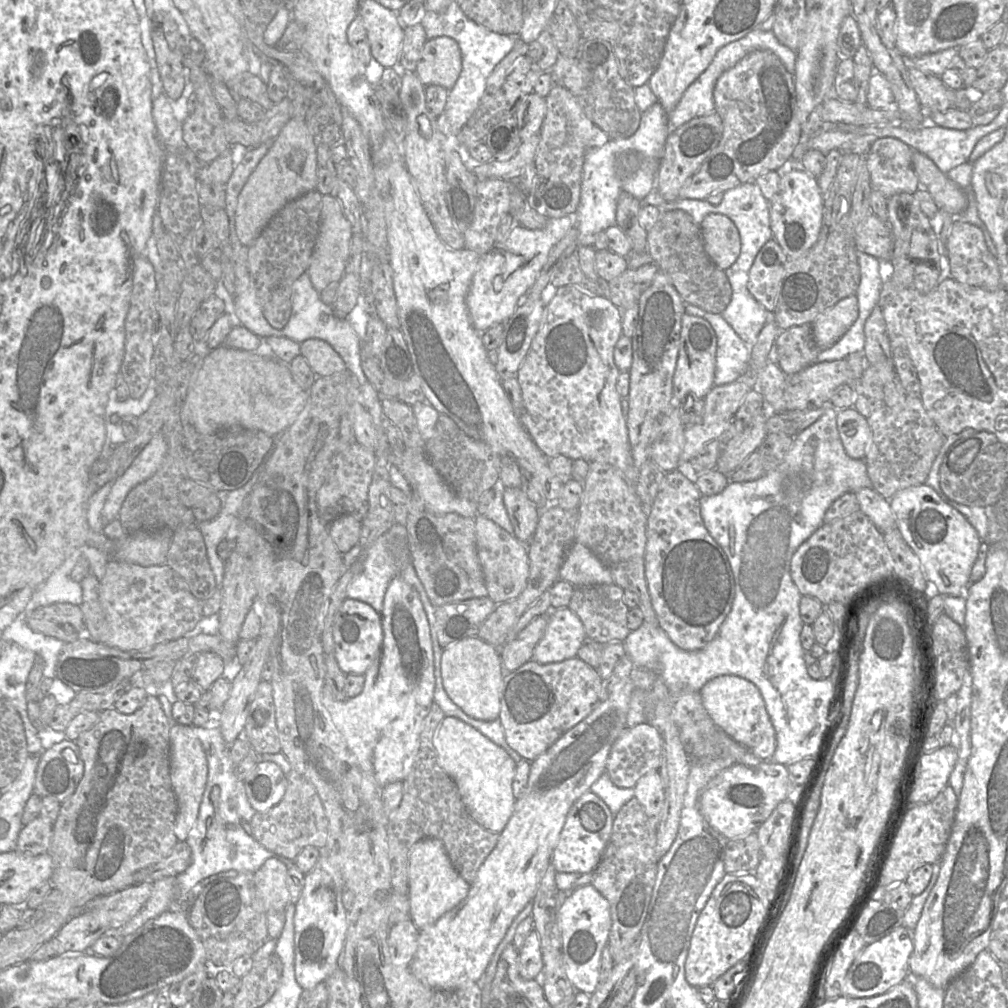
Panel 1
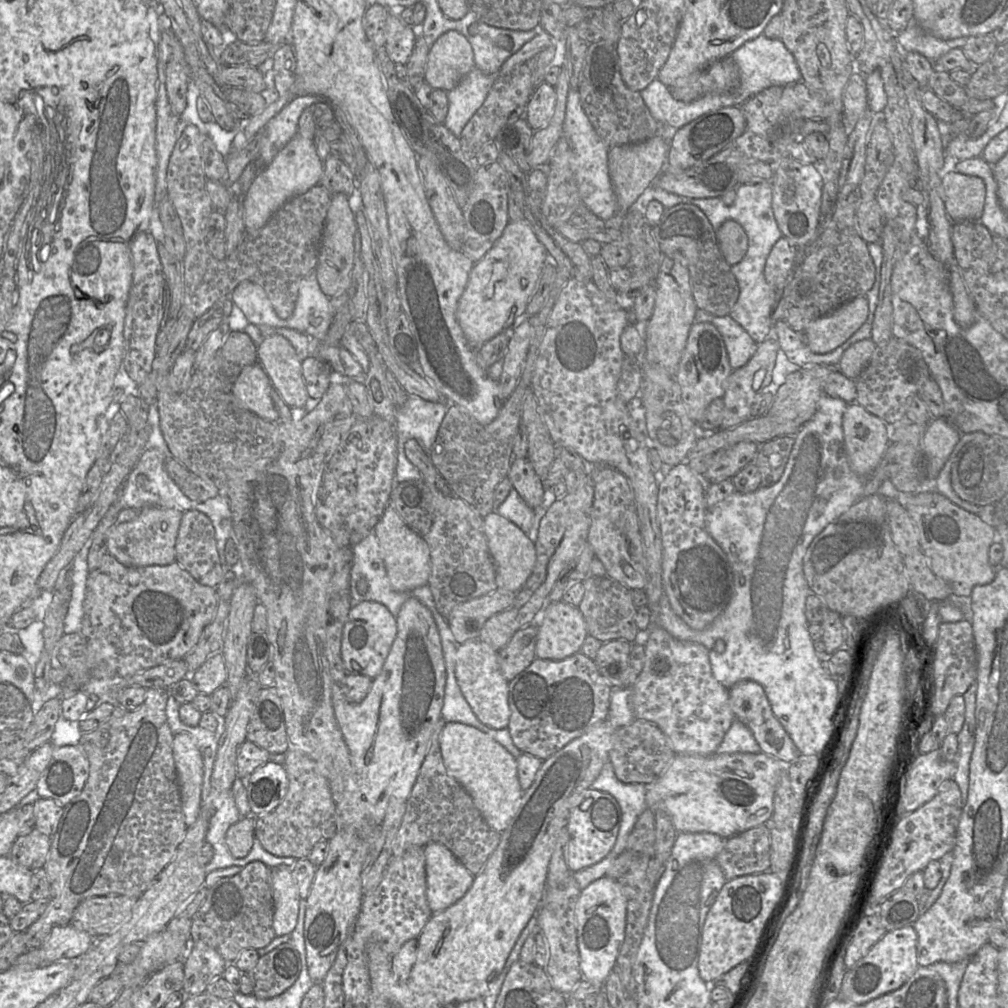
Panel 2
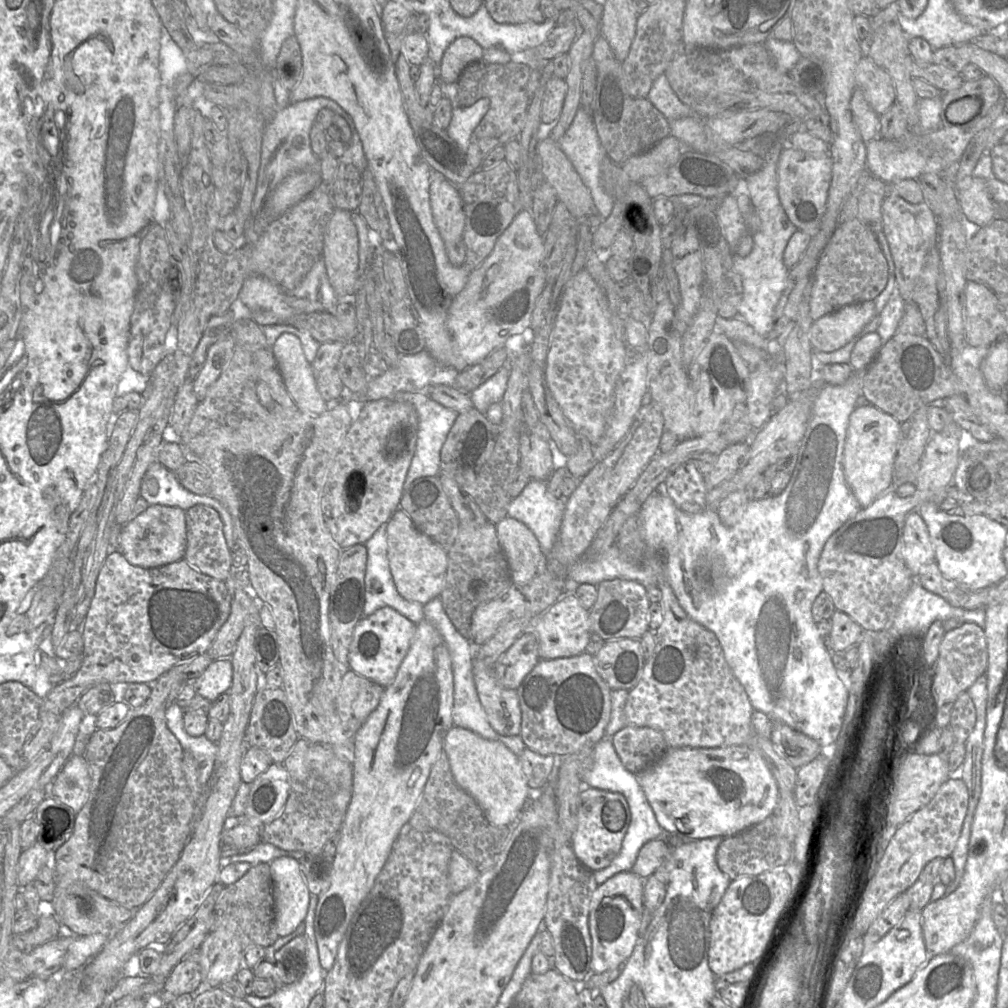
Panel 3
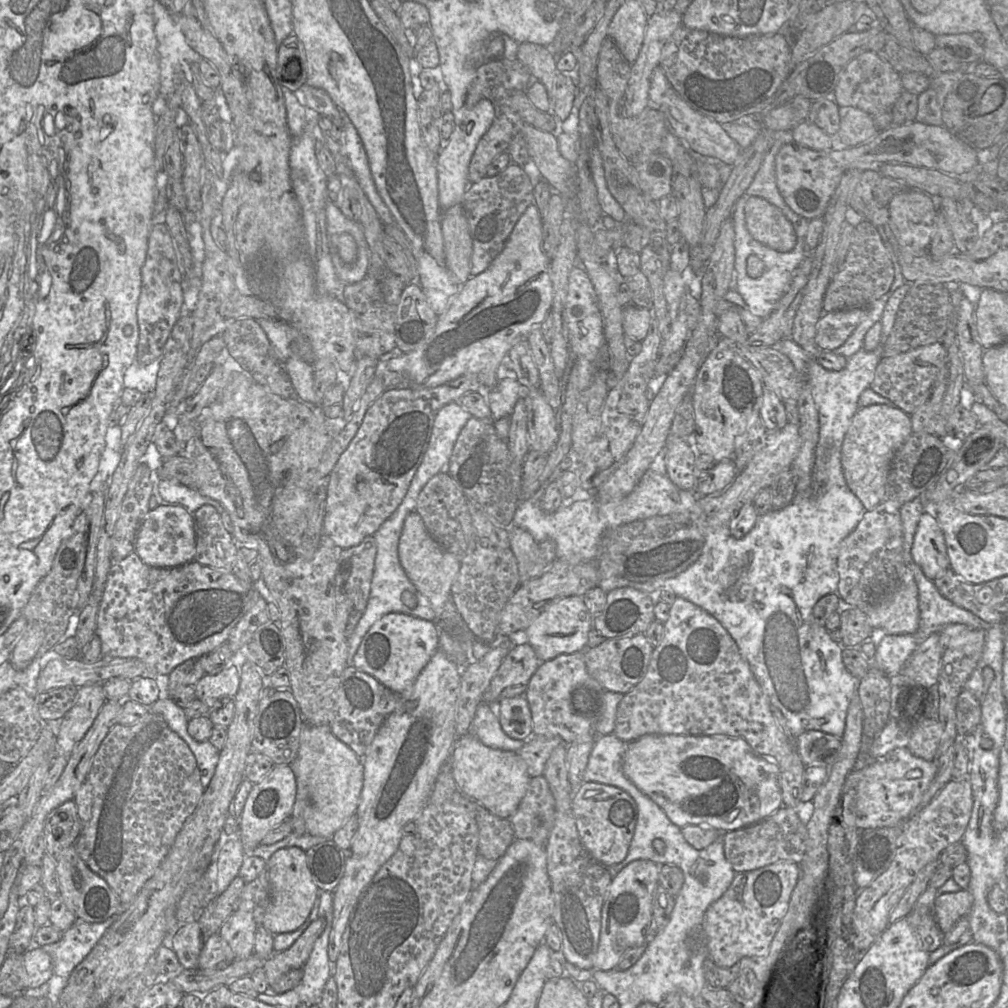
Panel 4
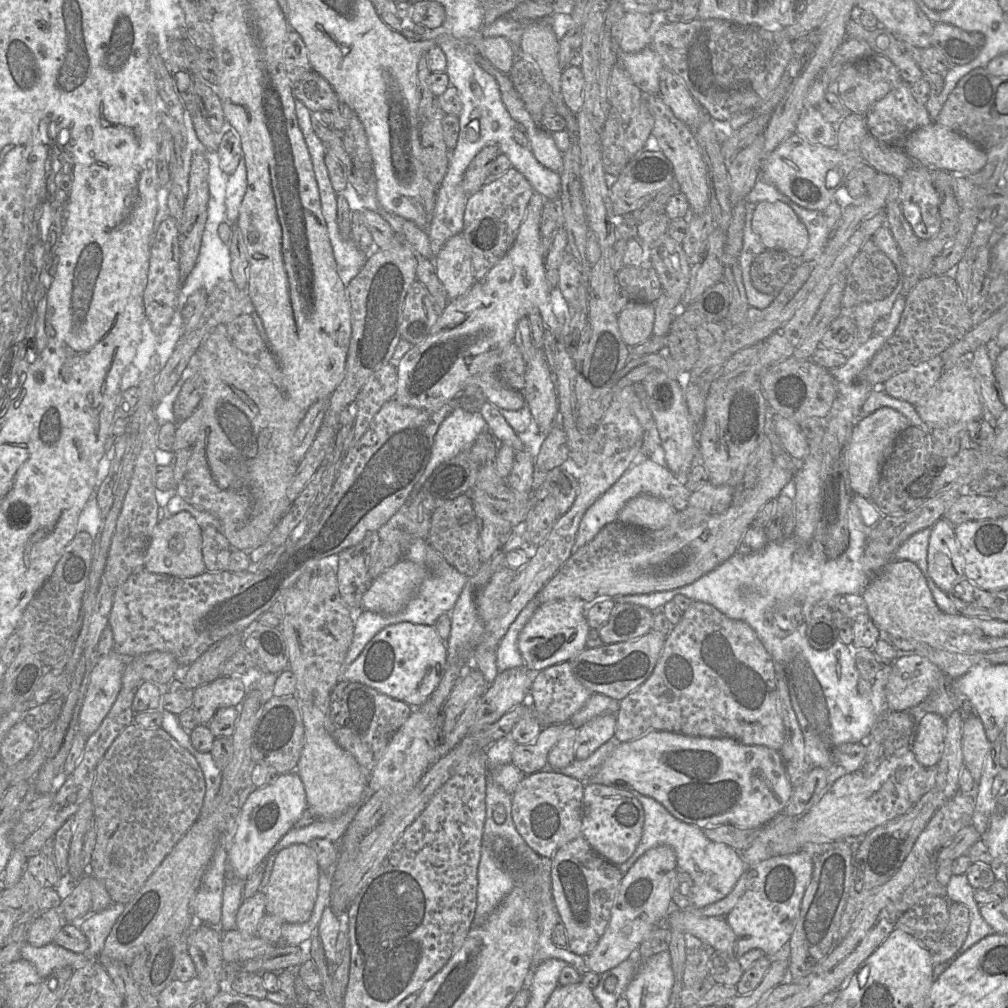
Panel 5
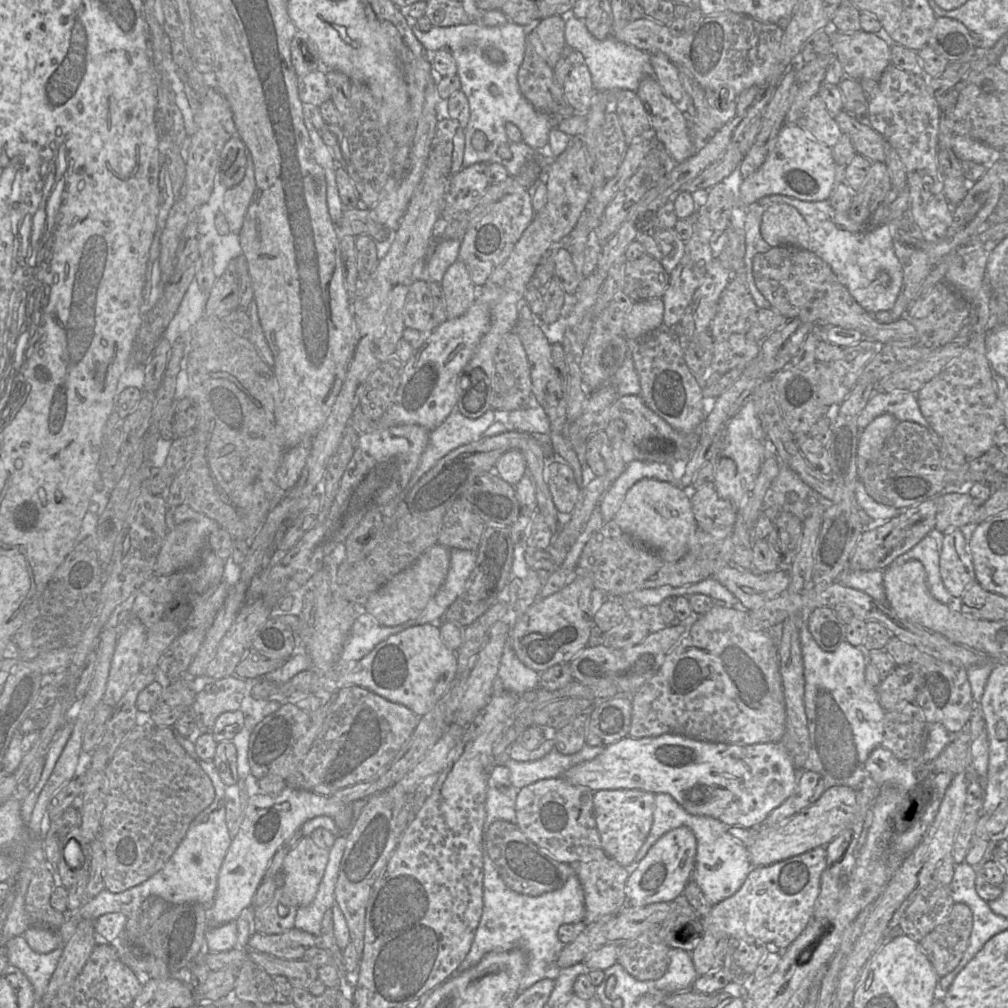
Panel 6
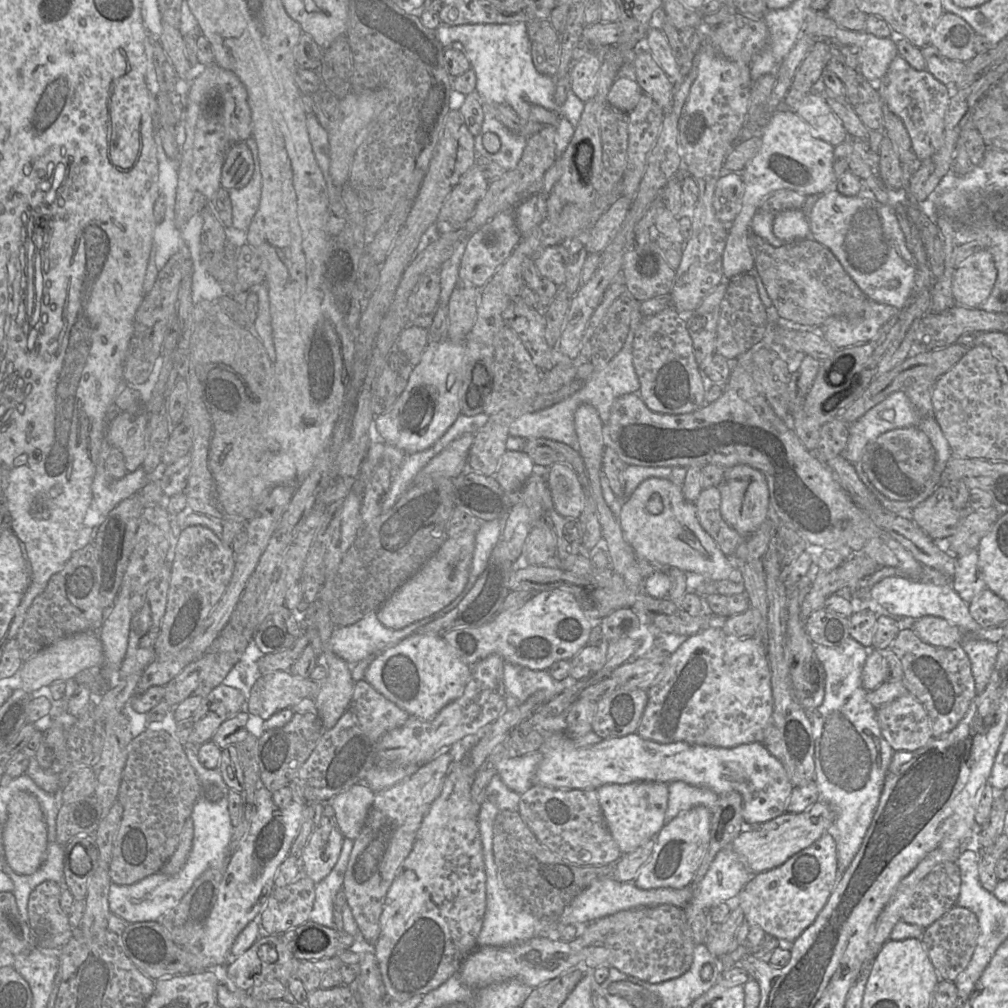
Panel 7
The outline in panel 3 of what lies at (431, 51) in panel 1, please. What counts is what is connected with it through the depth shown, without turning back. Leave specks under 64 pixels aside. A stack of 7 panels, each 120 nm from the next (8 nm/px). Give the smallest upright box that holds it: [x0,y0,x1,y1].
[437,37,483,83]

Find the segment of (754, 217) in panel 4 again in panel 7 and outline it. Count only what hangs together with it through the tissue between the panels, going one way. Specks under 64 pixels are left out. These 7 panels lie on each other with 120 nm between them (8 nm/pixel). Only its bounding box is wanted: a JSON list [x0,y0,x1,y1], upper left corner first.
[773,209,811,242]

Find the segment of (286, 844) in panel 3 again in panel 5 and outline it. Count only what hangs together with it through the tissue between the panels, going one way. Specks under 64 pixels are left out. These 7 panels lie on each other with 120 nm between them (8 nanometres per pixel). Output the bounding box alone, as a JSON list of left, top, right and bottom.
[295,702,369,819]

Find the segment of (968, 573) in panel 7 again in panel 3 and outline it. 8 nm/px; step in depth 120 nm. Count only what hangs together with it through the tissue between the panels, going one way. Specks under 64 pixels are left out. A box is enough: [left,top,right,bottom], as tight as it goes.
[902,512,935,575]

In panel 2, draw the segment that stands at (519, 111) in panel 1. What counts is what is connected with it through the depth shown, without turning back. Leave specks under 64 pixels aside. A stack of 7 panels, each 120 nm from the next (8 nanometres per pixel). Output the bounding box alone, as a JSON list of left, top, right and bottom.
[525,83,556,130]

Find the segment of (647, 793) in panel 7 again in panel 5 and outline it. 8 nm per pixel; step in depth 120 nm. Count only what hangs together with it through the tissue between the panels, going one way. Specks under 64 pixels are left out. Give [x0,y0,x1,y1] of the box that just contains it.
[582,783,644,865]

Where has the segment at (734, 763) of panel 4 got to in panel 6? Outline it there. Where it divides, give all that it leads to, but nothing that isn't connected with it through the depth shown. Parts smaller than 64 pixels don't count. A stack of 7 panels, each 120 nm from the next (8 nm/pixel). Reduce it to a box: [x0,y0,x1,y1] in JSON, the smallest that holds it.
[563,733,798,827]

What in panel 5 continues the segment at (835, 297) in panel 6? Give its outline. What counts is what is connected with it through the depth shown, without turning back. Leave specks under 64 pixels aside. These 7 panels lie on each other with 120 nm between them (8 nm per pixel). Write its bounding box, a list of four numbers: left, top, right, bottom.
[751,249,803,296]

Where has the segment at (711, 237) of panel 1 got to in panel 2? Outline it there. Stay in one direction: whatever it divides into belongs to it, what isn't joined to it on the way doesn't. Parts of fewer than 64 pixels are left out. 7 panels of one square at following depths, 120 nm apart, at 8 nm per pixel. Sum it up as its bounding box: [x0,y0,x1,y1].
[716,221,748,266]

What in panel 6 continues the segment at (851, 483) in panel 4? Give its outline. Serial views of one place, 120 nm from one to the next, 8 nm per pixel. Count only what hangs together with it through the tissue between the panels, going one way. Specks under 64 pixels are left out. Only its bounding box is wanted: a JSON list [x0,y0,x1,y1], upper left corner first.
[857,413,899,476]

